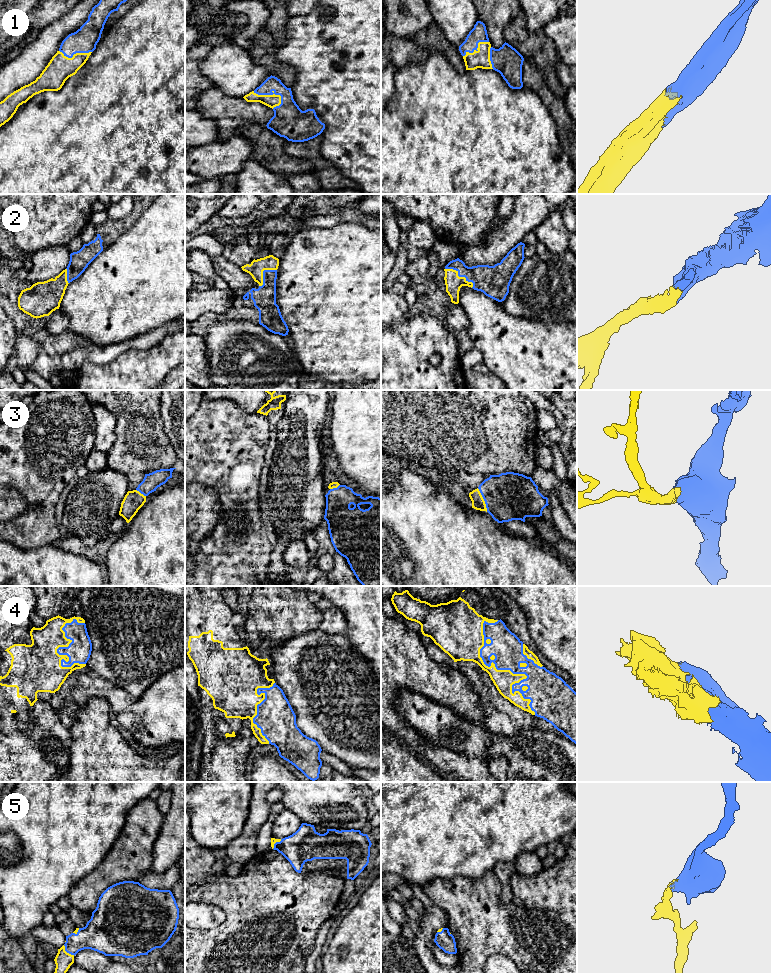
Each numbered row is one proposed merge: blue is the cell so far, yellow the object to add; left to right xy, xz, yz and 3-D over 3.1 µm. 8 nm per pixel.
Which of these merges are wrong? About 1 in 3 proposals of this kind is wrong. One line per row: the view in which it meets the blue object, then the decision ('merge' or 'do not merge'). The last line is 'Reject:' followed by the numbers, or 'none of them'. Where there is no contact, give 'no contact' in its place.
1: meets blue in xz; merge
2: meets blue in yz; merge
3: meets blue in yz; merge
4: meets blue in yz; merge
5: meets blue in xy; merge
Reject: none of them

